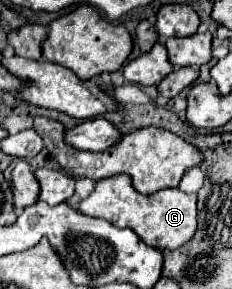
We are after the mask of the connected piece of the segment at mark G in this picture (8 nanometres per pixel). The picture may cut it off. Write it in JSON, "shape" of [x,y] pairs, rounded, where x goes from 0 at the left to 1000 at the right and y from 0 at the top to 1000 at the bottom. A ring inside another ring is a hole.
{"shape":[[[491,606],[466,619],[431,619],[414,654],[345,702],[345,730],[388,751],[431,751],[500,785],[560,785],[578,806],[629,841],[672,862],[767,862],[810,841],[845,792],[853,792],[853,689],[845,675],[810,675],[776,654],[698,654],[655,675],[603,675],[560,606]]]}

